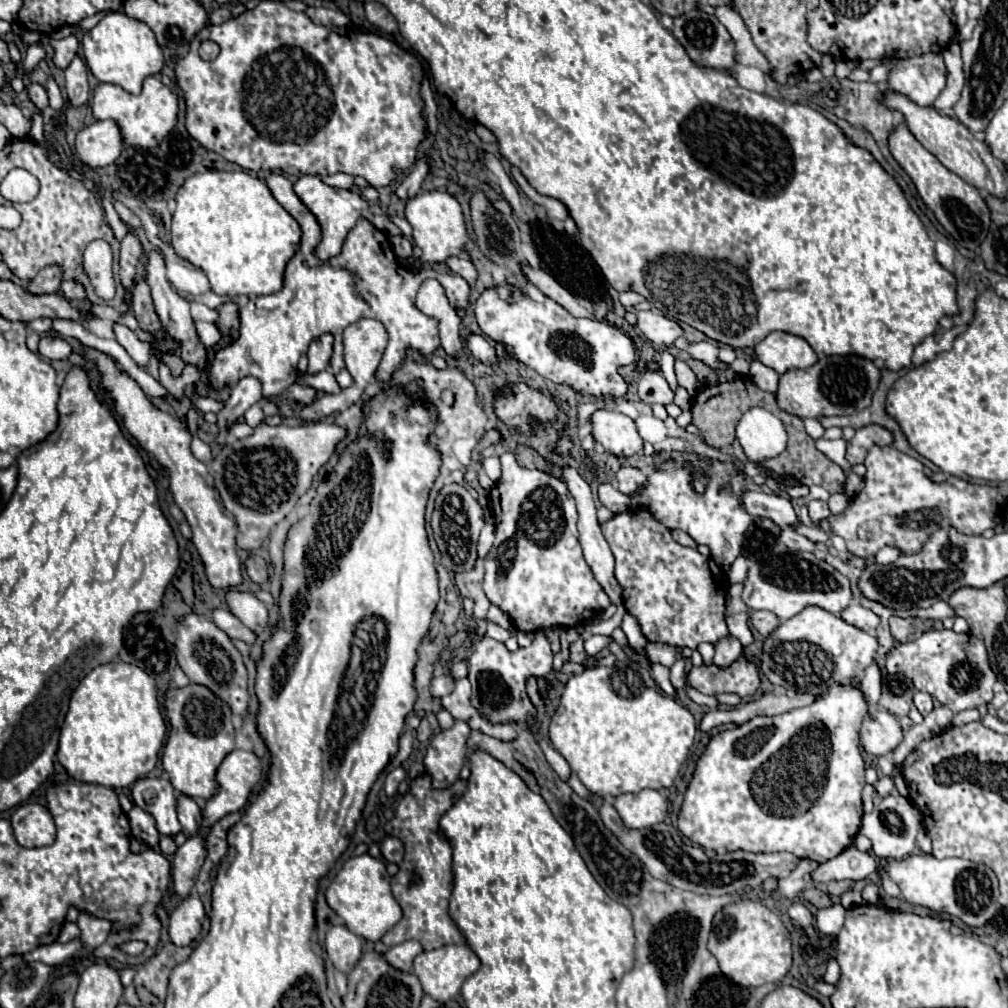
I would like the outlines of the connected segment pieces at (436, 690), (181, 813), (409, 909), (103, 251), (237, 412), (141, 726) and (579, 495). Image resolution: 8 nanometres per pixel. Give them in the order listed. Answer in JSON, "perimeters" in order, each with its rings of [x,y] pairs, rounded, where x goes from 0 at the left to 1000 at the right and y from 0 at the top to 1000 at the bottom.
{"perimeters":[[[[433,668],[429,678],[427,678],[427,688],[431,688],[429,691],[437,693],[437,691],[444,689],[448,686],[448,682],[450,682],[450,678],[448,678],[448,674],[442,668]]],[[[179,789],[177,791],[177,813],[185,828],[194,828],[200,818],[200,803],[190,791]]],[[[425,767],[409,773],[407,785],[399,791],[393,801],[393,809],[383,816],[383,826],[395,830],[403,838],[403,850],[397,864],[389,870],[389,886],[399,898],[401,910],[379,930],[379,934],[389,939],[403,932],[413,932],[419,936],[421,943],[435,941],[440,938],[460,936],[460,926],[450,918],[444,906],[444,892],[448,886],[448,840],[437,822],[437,811],[450,799],[450,795],[462,785],[462,773],[450,775],[442,783],[431,783],[429,771]]],[[[91,239],[83,251],[83,267],[95,287],[95,293],[106,299],[113,295],[111,249],[105,239]]],[[[240,374],[230,390],[228,390],[228,396],[224,398],[224,404],[216,410],[216,424],[218,424],[218,430],[216,430],[216,439],[222,439],[224,438],[224,432],[226,432],[226,422],[242,412],[242,408],[246,404],[250,404],[252,400],[256,400],[260,396],[260,380],[254,376],[254,374]]],[[[113,656],[89,666],[71,688],[69,703],[60,727],[58,755],[75,775],[97,777],[119,783],[127,781],[129,777],[137,775],[137,771],[143,771],[153,763],[163,731],[165,731],[165,717],[157,699],[157,682],[153,672],[149,672],[143,664],[135,660]]],[[[560,463],[560,475],[563,479],[563,485],[567,489],[567,493],[571,495],[571,501],[573,501],[573,509],[575,509],[575,515],[573,515],[573,529],[575,529],[575,541],[579,545],[579,555],[583,559],[583,563],[587,564],[589,568],[589,574],[595,578],[595,582],[599,584],[599,588],[605,592],[607,598],[617,598],[617,584],[609,572],[609,551],[595,527],[595,521],[593,521],[593,515],[591,515],[591,501],[589,501],[589,495],[587,495],[587,487],[585,487],[585,481],[573,471],[571,465],[567,463]]]]}

